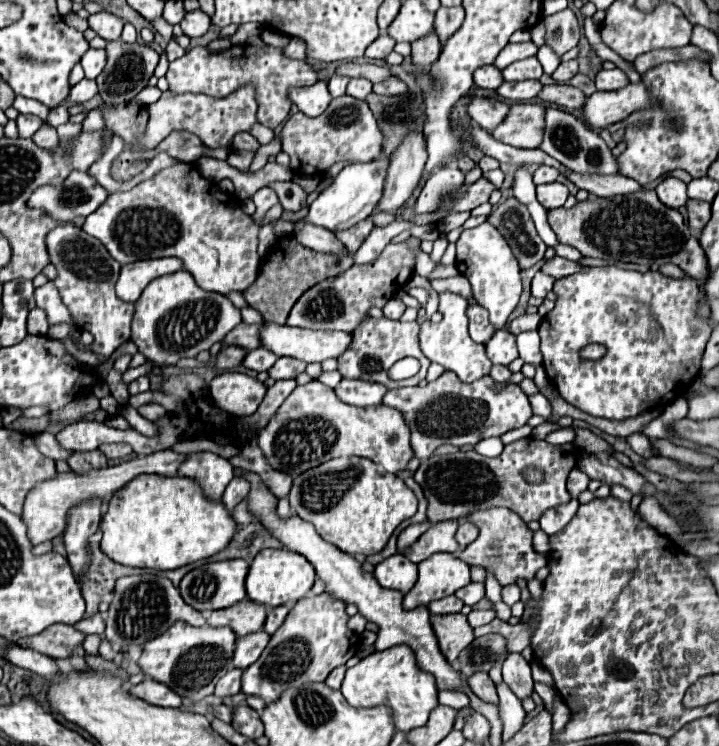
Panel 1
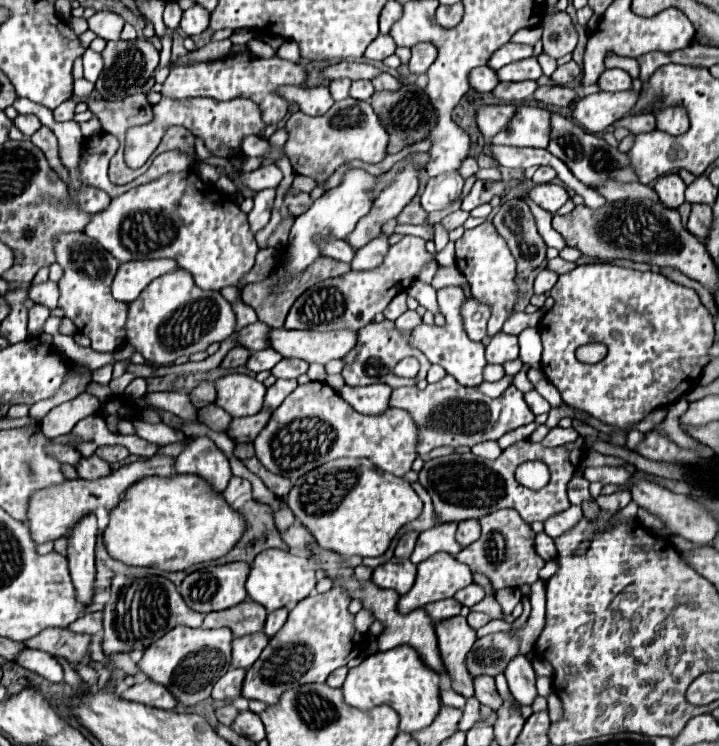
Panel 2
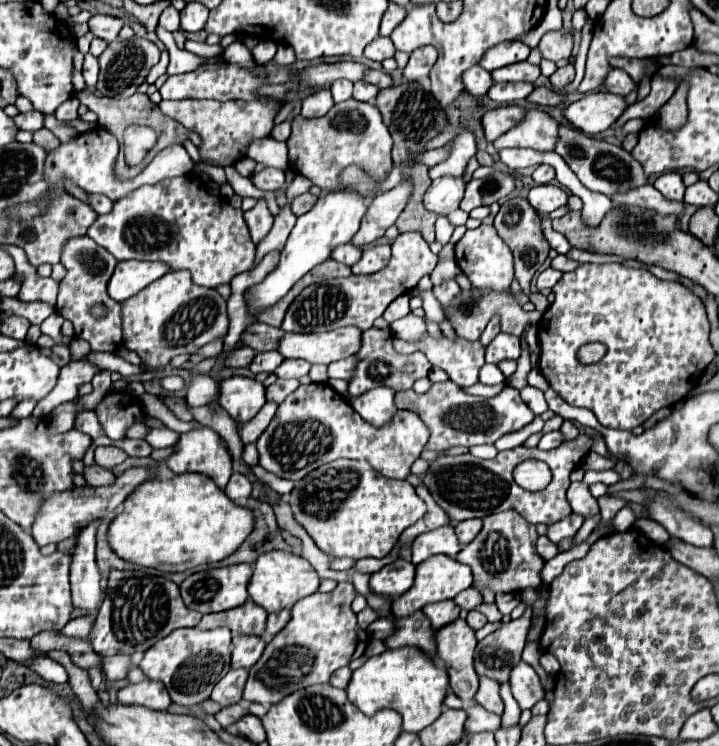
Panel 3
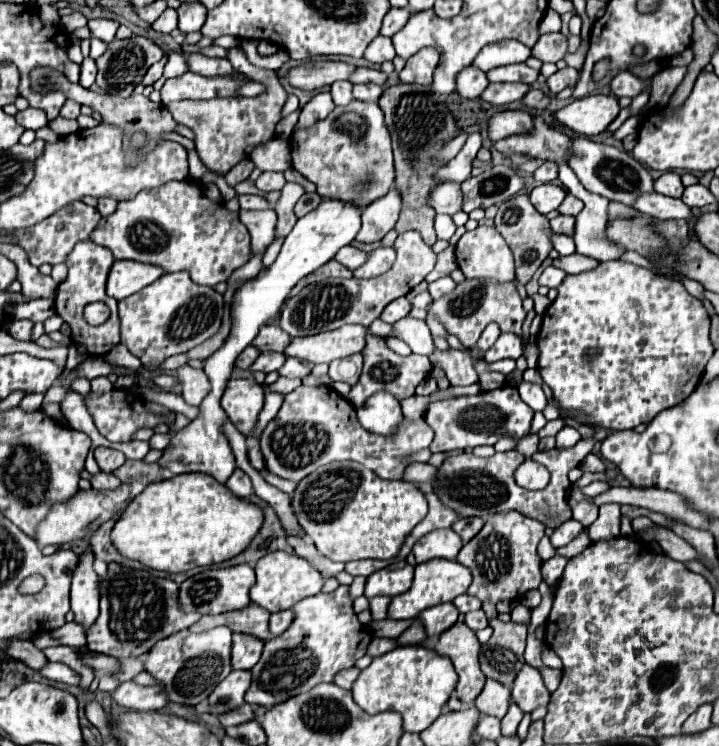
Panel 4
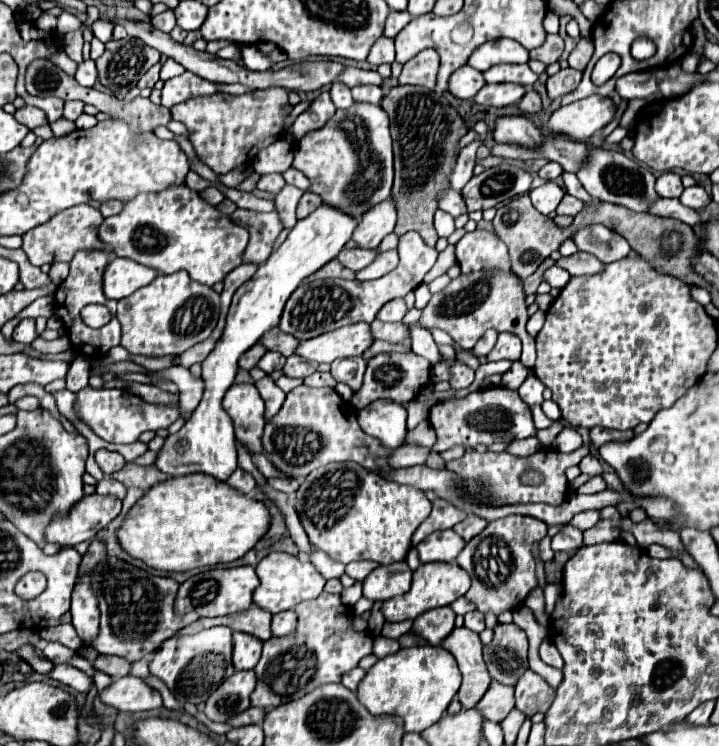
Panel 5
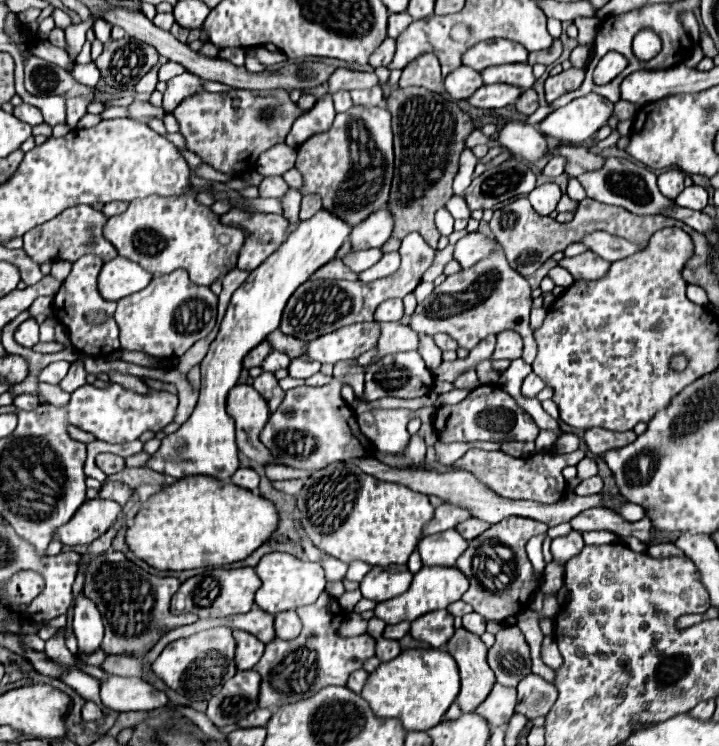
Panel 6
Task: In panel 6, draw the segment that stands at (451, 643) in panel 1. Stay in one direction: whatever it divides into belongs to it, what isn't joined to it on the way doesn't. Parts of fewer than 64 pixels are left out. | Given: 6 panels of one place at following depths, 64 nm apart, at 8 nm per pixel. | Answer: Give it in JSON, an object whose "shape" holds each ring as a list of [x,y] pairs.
{"shape":[[[464,628],[456,630],[456,634],[448,640],[446,646],[460,668],[462,688],[456,702],[460,704],[462,714],[474,712],[488,698],[488,692],[492,692],[496,684],[494,672],[486,662],[488,648],[480,640],[480,636]]]}

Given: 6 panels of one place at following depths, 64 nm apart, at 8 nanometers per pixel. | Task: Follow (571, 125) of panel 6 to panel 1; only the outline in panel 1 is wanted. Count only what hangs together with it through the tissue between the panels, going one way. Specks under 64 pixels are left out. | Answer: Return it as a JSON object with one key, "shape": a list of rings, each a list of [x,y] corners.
{"shape":[[[628,84],[626,88],[612,92],[594,92],[582,106],[582,120],[592,130],[608,128],[616,122],[626,120],[632,112],[650,106],[652,102],[644,84]]]}

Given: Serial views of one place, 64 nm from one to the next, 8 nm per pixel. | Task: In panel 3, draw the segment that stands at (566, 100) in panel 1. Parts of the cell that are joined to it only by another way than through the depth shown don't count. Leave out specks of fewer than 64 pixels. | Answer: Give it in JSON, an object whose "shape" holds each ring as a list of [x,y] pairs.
{"shape":[[[534,88],[532,96],[528,96],[528,102],[532,104],[542,104],[542,106],[556,106],[564,100],[562,92],[554,92],[548,88]]]}

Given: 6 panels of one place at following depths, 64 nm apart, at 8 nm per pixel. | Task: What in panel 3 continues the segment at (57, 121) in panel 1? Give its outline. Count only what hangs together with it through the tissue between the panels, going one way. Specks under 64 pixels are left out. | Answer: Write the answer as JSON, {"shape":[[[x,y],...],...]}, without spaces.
{"shape":[[[76,98],[60,104],[60,108],[56,110],[56,118],[62,120],[62,122],[64,122],[64,120],[74,120],[74,118],[78,118],[78,106],[80,106],[80,102],[78,102]]]}

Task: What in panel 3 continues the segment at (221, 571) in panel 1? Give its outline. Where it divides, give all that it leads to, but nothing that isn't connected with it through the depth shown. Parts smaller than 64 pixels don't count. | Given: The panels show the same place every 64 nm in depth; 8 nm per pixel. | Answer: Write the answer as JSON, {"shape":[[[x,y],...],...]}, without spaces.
{"shape":[[[234,564],[226,568],[212,568],[204,572],[196,572],[188,576],[180,584],[180,594],[188,610],[196,610],[202,614],[214,614],[214,612],[224,612],[242,606],[248,600],[248,582],[252,578],[252,566],[250,564]]]}

